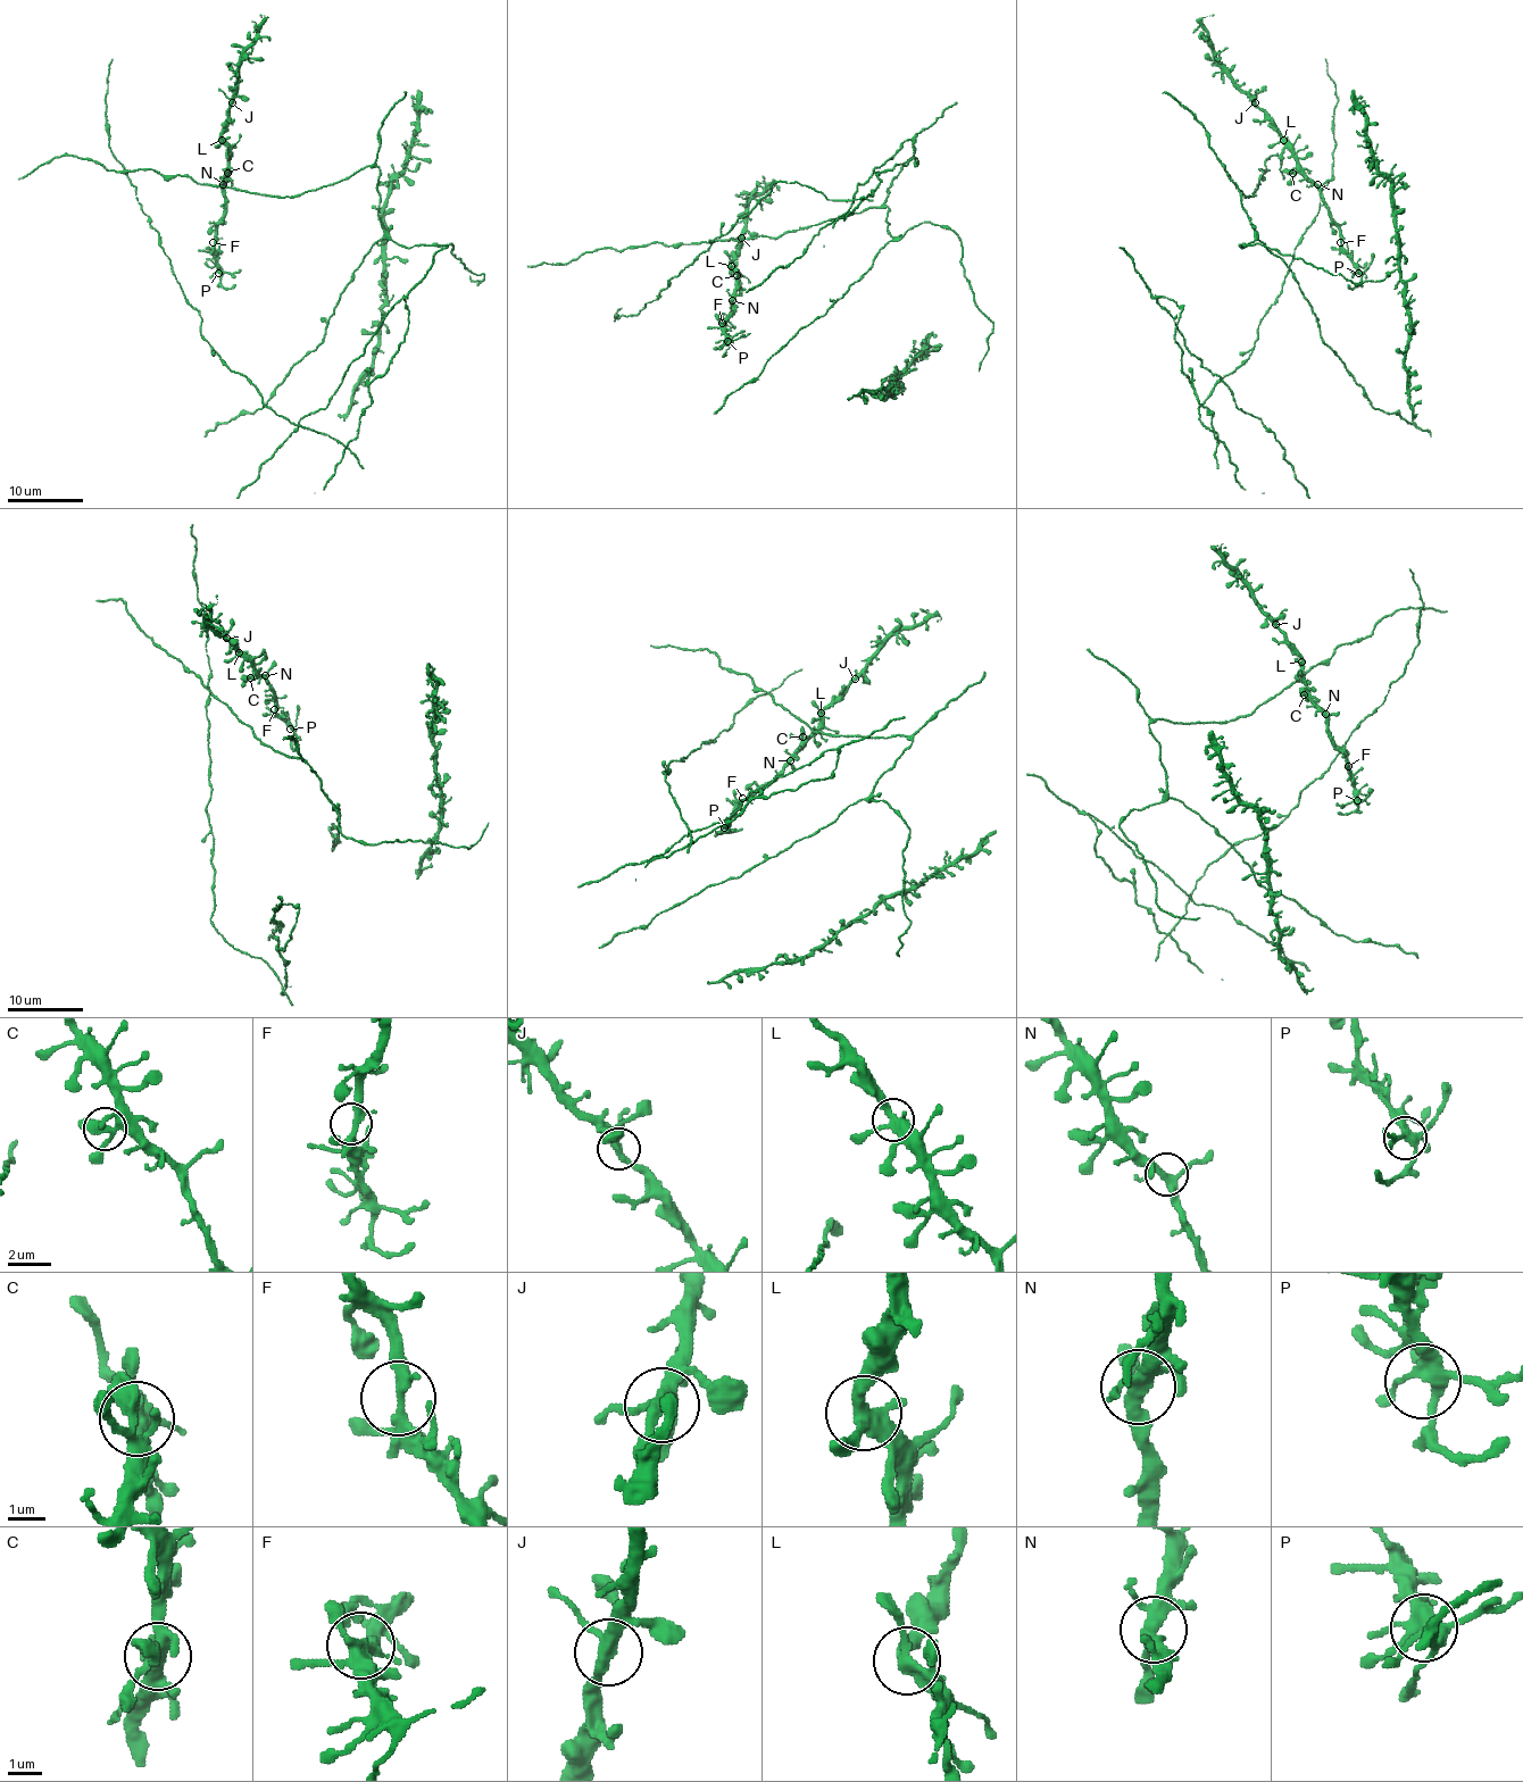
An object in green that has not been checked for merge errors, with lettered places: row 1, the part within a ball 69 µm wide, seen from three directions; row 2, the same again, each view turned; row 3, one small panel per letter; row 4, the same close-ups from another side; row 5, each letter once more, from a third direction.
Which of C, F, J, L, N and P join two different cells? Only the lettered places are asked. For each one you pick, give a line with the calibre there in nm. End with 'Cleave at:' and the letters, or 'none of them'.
Cleave at: none of them

